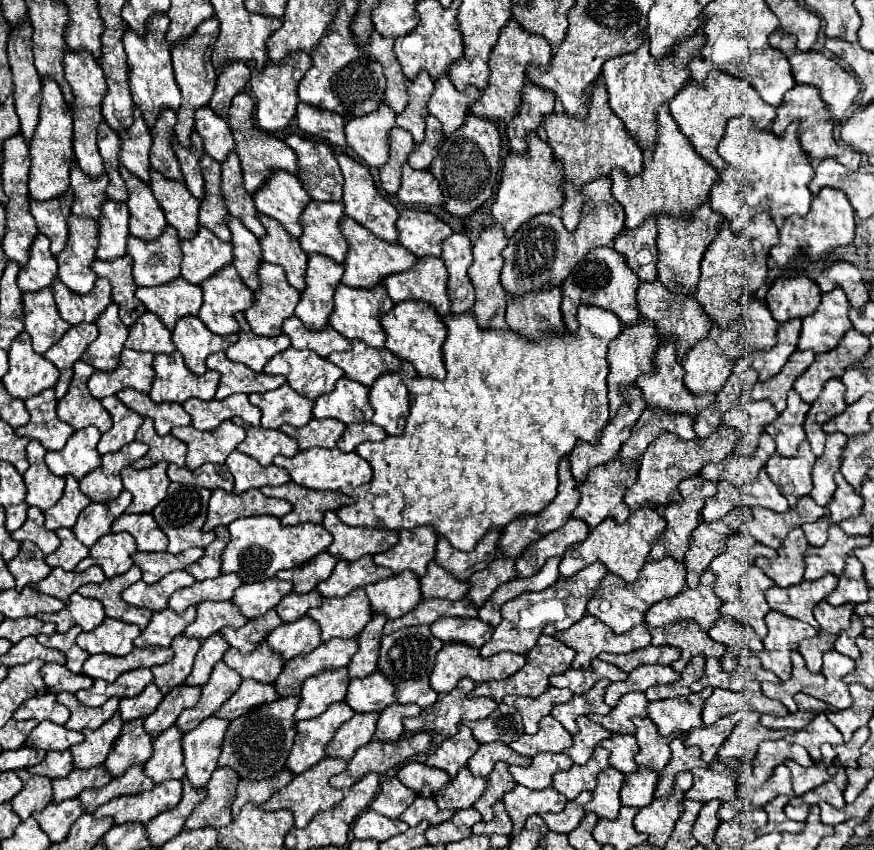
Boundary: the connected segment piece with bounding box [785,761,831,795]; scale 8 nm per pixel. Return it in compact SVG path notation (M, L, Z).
M795 761L785 763L791 771L791 781L793 781L793 791L795 795L803 795L823 783L827 783L831 777L823 765L813 765L813 767L801 767Z

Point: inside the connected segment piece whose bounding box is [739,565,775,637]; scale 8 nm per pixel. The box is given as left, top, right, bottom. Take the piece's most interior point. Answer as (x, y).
(752, 586)

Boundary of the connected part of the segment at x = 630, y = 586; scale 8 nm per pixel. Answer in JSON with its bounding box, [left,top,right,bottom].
[587,557,685,633]

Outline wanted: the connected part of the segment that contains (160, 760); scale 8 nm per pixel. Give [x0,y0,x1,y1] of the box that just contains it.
[145,725,183,783]

